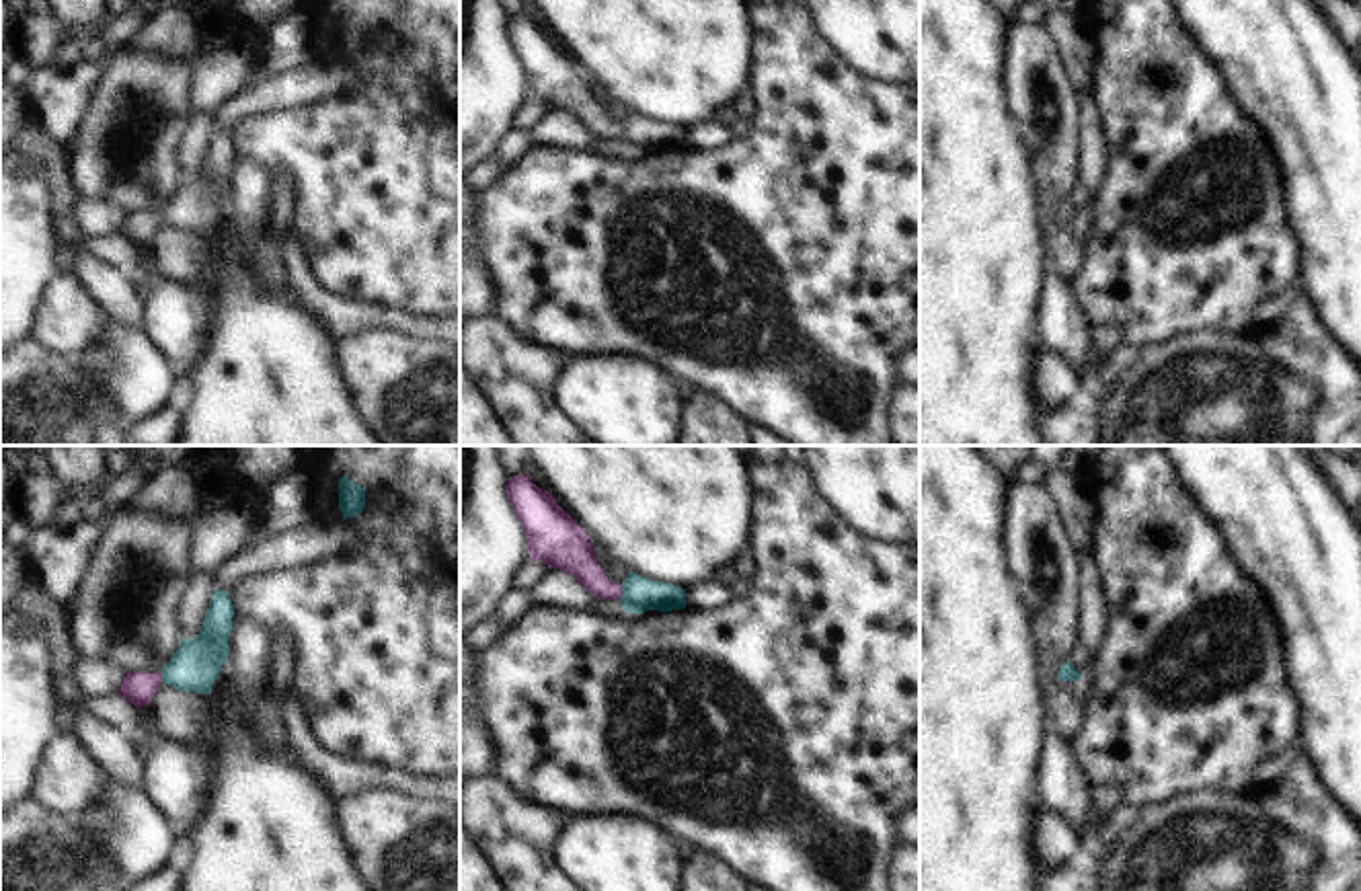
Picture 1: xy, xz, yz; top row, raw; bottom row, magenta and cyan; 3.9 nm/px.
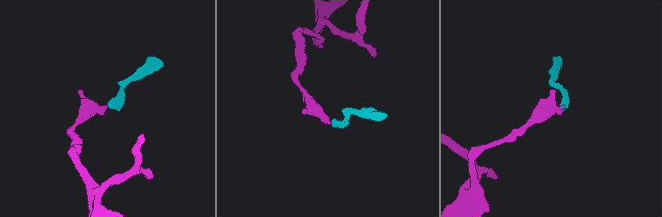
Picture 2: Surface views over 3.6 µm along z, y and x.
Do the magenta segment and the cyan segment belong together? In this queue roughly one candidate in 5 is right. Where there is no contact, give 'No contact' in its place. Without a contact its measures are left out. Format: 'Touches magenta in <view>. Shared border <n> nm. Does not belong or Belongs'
Touches magenta in xz. Shared border 60 nm. Belongs

